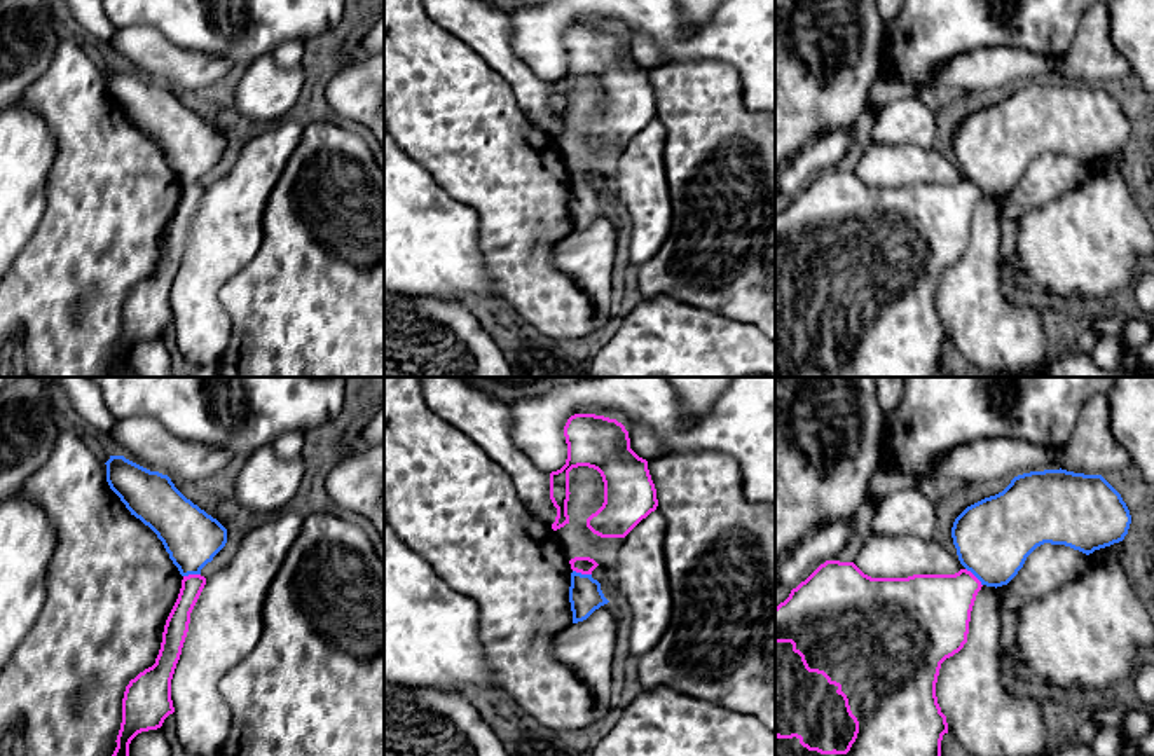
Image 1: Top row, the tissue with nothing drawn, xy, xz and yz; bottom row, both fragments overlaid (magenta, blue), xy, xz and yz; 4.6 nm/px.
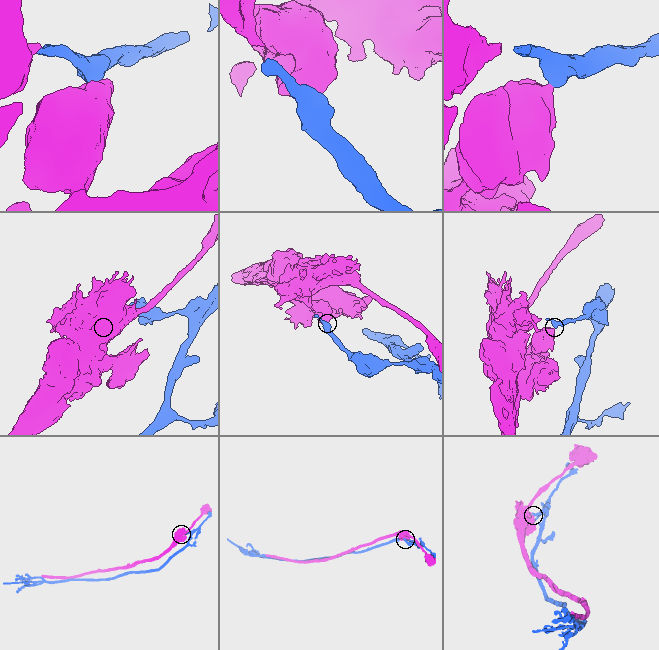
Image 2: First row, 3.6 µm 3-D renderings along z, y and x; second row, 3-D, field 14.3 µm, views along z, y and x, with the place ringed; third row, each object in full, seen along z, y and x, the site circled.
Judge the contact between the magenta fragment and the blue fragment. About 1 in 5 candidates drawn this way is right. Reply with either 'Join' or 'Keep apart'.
Keep apart

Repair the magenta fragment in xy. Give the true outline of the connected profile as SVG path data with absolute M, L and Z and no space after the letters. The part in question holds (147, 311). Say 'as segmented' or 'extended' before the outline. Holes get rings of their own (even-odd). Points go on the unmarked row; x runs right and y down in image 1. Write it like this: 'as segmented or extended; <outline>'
as segmented; M201 183L183 185L178 208L164 234L155 272L140 281L126 295L122 332L108 377L140 377L129 367L131 349L141 340L161 337L164 328L175 321L171 288L189 241L190 222L204 194L206 187Z

